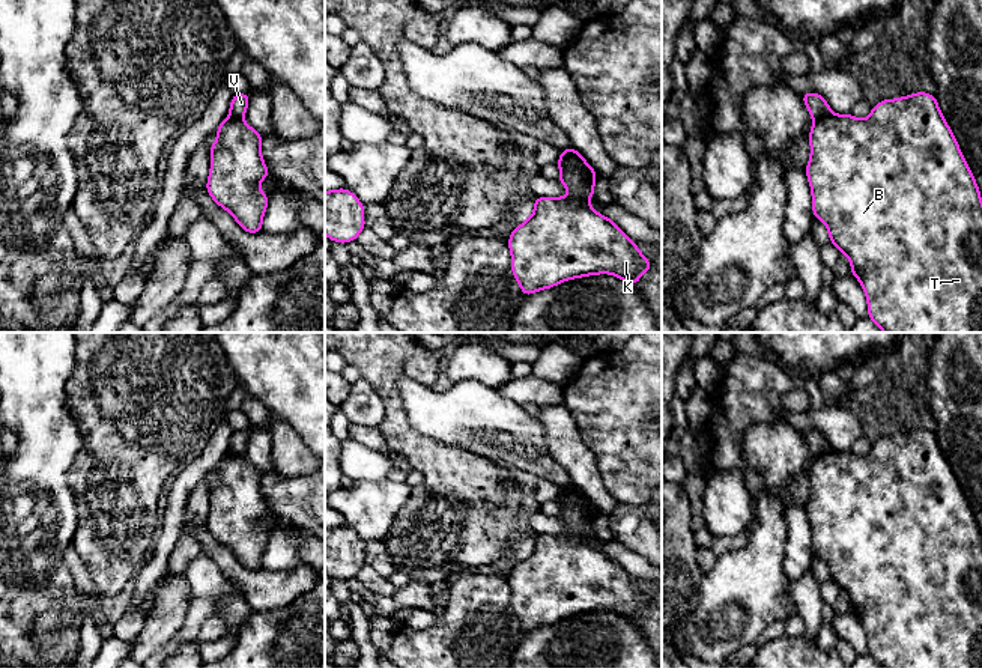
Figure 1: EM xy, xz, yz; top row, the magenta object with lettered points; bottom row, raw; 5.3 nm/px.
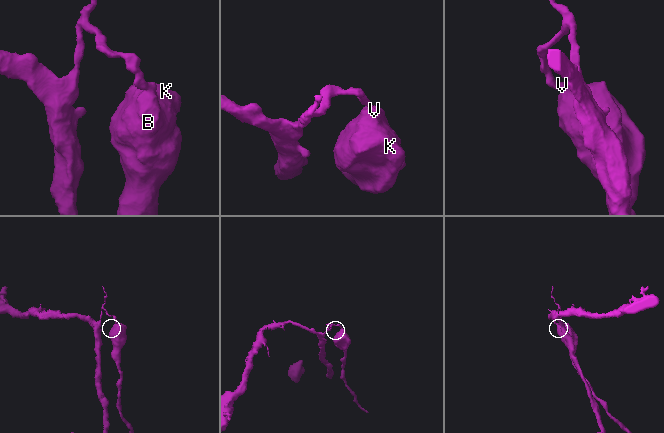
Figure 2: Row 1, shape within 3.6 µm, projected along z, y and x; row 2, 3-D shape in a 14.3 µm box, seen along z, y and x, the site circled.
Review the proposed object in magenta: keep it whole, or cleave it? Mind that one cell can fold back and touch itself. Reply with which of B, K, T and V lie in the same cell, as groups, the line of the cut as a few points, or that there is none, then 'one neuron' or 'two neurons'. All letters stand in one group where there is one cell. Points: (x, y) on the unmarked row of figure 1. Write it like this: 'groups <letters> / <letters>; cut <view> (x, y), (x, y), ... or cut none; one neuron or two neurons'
groups B K T / V; cut yz (830, 450), (814, 458); two neurons

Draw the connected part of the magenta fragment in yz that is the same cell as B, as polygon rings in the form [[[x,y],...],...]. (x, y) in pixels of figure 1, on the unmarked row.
[[[917,429],[880,438],[866,456],[851,451],[815,456],[809,480],[811,495],[805,510],[812,528],[814,554],[826,561],[830,579],[850,596],[851,611],[860,618],[868,636],[868,654],[883,668],[982,668],[982,534],[935,432]]]

